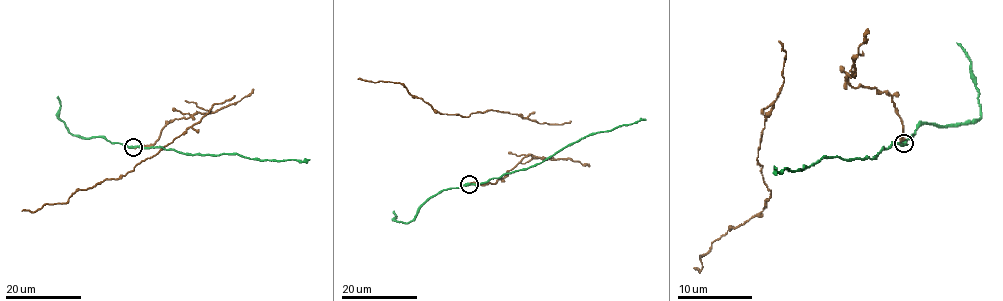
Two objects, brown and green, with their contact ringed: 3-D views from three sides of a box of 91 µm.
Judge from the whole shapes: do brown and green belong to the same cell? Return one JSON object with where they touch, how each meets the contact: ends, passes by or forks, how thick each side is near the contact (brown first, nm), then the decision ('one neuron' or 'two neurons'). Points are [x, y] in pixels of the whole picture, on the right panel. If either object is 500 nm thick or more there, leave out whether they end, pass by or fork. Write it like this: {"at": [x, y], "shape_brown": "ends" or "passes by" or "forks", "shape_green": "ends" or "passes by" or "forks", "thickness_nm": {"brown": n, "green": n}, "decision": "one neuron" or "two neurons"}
{"at": [903, 143], "shape_brown": "ends", "shape_green": "passes by", "thickness_nm": {"brown": 280, "green": 360}, "decision": "two neurons"}

